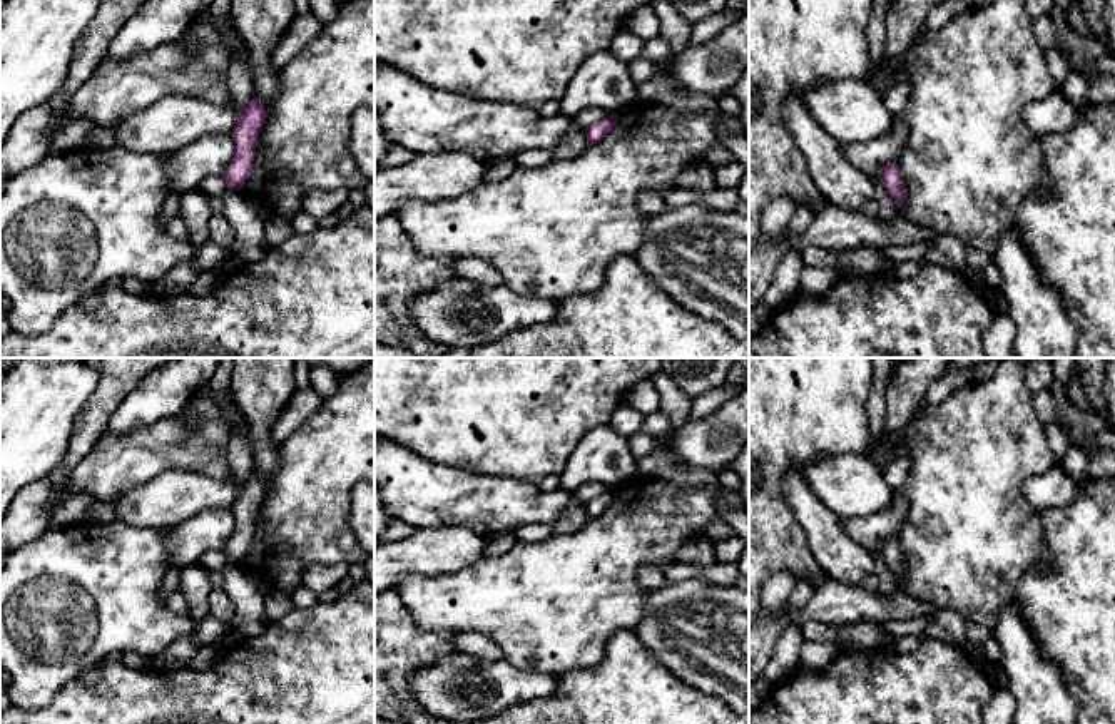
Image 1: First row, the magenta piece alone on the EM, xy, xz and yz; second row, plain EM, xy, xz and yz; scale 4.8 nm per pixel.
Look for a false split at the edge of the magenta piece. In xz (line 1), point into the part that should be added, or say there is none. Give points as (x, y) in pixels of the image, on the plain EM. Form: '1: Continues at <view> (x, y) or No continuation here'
1: No continuation here

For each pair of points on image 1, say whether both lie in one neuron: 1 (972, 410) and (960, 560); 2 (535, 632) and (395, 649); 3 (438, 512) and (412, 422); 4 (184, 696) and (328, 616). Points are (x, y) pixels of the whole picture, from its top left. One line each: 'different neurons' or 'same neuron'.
1: same neuron
2: different neurons
3: different neurons
4: same neuron

